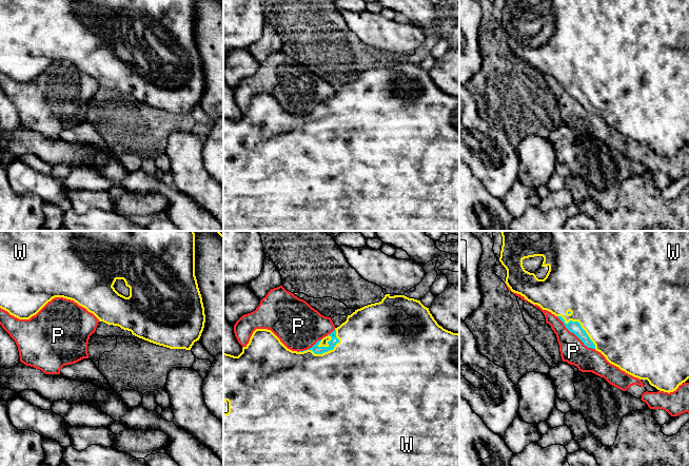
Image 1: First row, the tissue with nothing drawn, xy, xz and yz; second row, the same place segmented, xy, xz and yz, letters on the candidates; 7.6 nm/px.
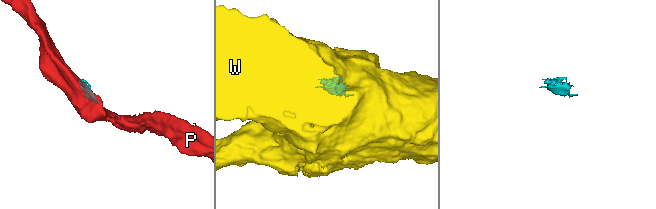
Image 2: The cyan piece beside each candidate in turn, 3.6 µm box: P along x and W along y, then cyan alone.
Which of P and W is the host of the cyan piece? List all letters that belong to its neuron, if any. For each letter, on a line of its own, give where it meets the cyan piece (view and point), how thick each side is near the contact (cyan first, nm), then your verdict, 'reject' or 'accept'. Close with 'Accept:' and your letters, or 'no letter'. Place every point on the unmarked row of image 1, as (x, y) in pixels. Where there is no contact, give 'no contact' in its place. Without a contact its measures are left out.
P: yz (575, 98) | 90/200 nm | reject
W: xz (325, 115) | 60/480 nm | accept
Accept: W

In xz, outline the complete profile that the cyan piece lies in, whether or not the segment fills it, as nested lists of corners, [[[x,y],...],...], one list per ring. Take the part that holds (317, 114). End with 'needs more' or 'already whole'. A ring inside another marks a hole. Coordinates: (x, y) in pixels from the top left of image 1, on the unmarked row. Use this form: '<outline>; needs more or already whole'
[[[390,58],[379,66],[355,74],[331,98],[304,115],[292,115],[271,94],[256,93],[238,120],[223,116],[223,231],[459,231],[459,98],[439,90],[420,64]]]; needs more

